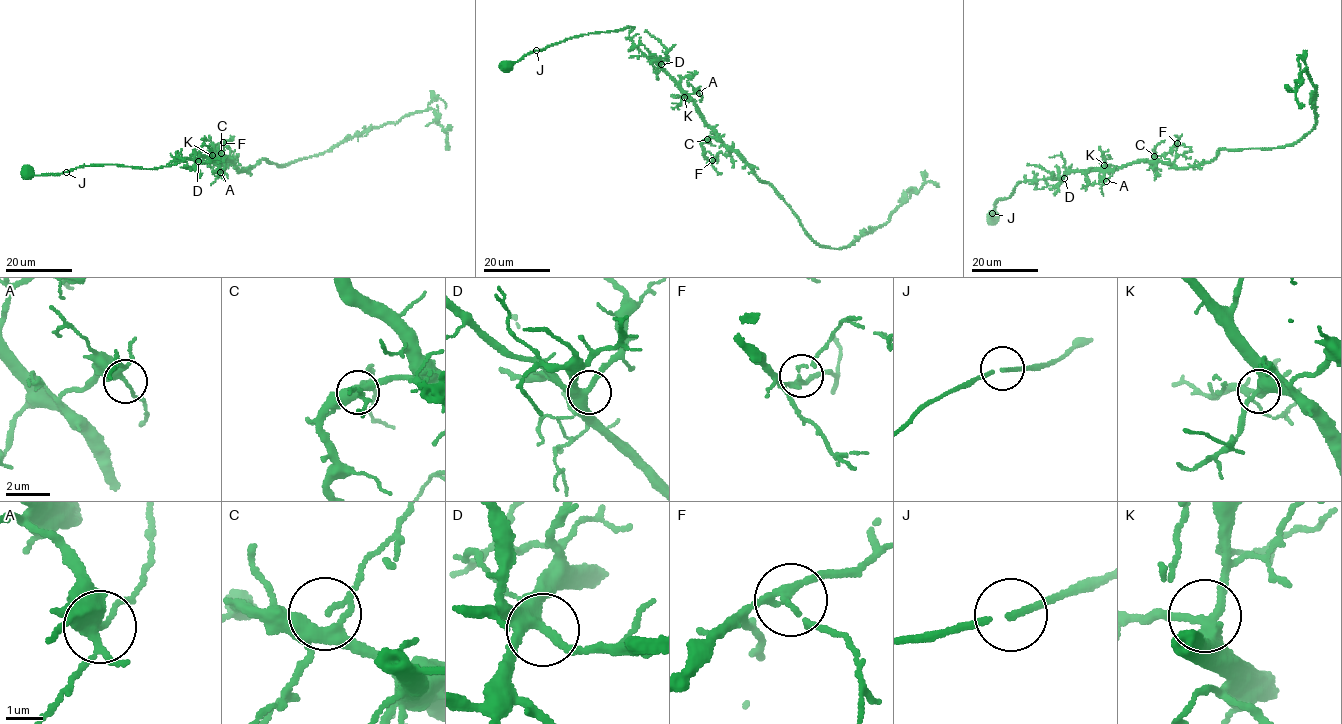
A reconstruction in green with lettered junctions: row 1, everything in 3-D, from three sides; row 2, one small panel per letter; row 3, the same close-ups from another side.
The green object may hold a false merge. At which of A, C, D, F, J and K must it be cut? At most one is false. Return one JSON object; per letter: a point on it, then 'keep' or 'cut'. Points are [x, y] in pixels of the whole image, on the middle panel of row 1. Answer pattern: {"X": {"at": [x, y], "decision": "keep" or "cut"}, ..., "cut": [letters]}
{"A": {"at": [699, 93], "decision": "keep"}, "C": {"at": [707, 139], "decision": "keep"}, "D": {"at": [661, 64], "decision": "keep"}, "F": {"at": [712, 160], "decision": "keep"}, "J": {"at": [536, 50], "decision": "keep"}, "K": {"at": [684, 97], "decision": "keep"}, "cut": []}

